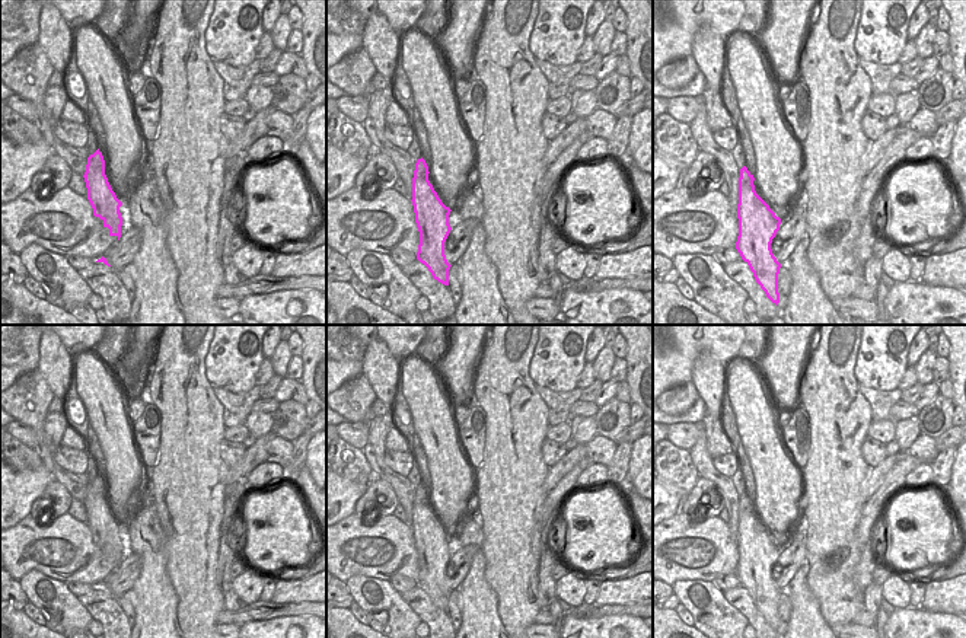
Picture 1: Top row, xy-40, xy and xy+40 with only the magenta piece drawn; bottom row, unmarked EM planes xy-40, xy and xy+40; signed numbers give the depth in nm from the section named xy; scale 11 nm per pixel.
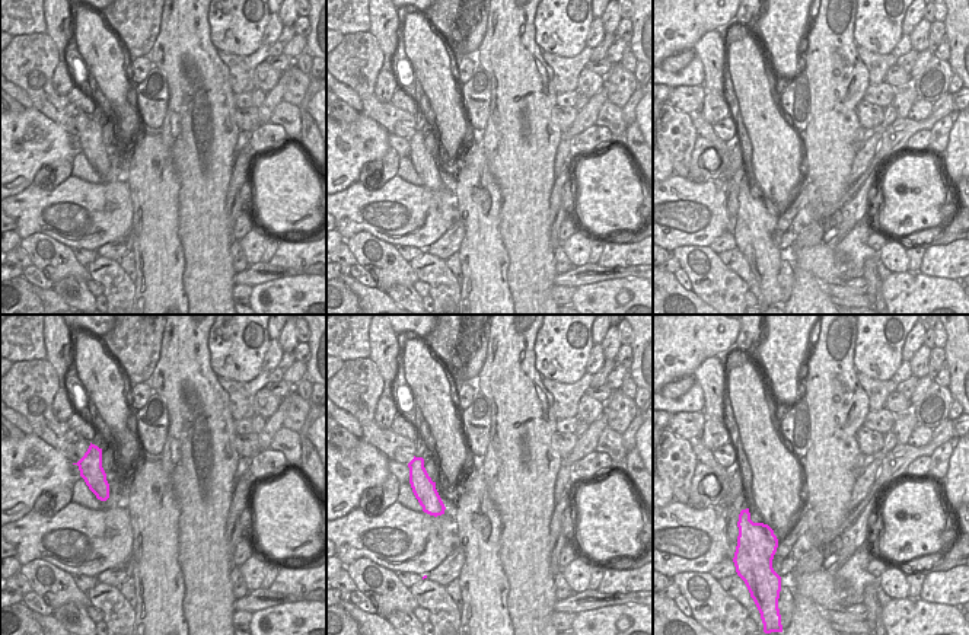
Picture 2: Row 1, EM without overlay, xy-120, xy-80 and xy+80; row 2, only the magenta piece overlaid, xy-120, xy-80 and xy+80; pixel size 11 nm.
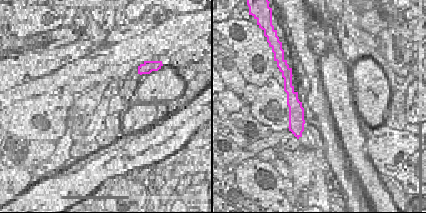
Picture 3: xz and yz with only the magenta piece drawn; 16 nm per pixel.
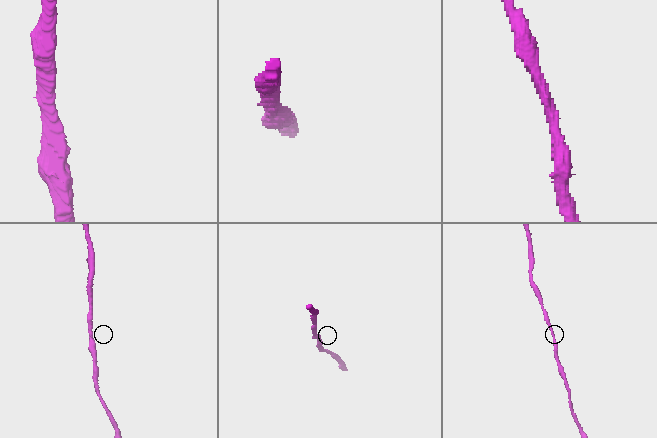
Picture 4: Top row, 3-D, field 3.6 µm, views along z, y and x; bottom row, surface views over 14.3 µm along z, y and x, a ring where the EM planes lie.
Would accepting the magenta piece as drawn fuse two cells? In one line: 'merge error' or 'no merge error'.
no merge error

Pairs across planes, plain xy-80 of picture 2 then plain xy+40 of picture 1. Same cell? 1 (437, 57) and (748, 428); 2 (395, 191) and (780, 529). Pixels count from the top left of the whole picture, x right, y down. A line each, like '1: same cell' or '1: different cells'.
1: same cell
2: different cells

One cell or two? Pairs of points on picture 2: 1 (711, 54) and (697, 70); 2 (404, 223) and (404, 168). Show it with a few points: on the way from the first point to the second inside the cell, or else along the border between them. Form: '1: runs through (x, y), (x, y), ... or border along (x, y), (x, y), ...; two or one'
1: border along (697, 54), (703, 66), (703, 85); two
2: border along (397, 174), (413, 184), (421, 185); two

